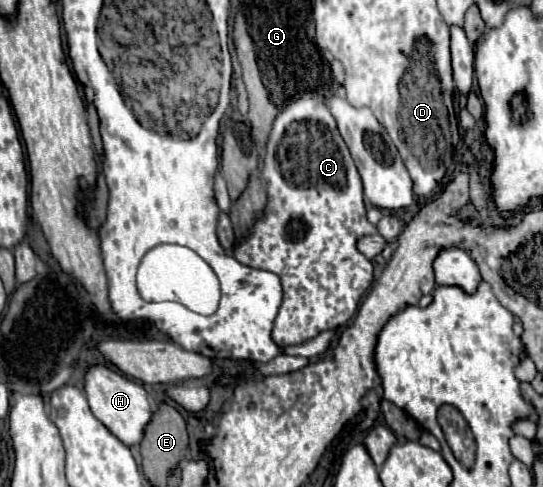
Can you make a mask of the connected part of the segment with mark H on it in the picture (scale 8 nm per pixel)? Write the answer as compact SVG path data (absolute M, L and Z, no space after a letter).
M93 367L85 375L85 393L89 399L89 407L93 415L127 447L135 447L141 443L141 437L145 435L145 425L149 425L153 413L149 407L149 395L143 389L143 385L127 379L119 371L113 371L109 367Z

